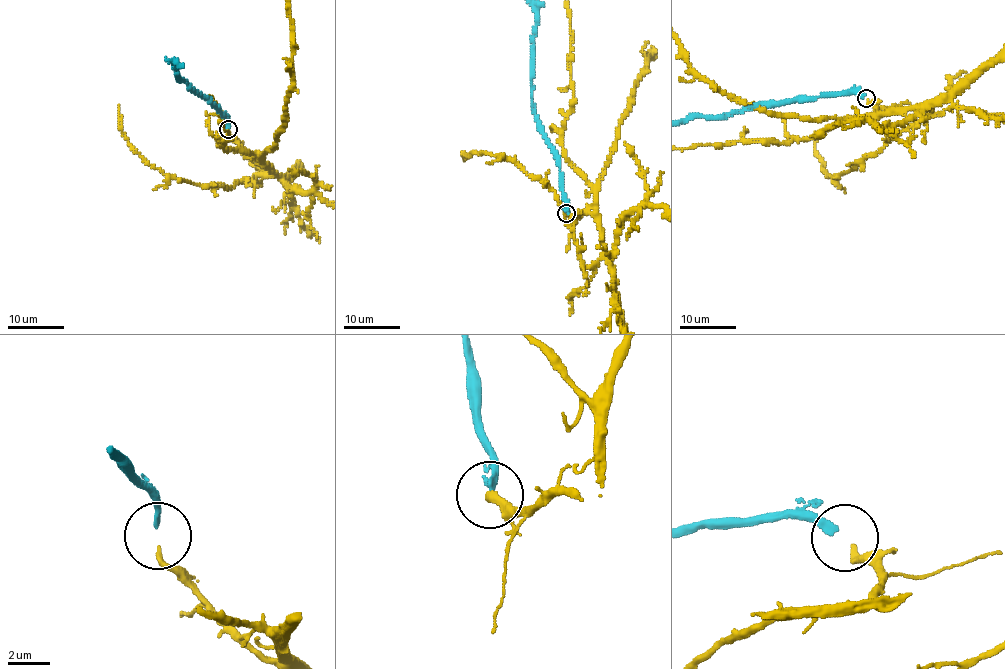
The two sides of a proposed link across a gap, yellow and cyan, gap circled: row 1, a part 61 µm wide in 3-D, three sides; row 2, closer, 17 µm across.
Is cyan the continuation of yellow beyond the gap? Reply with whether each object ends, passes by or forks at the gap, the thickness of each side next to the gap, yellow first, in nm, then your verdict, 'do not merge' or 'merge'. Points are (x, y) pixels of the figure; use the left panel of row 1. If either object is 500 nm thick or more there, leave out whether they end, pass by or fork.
yellow ends; cyan ends; calibres 280 and 300 nm; do not merge

